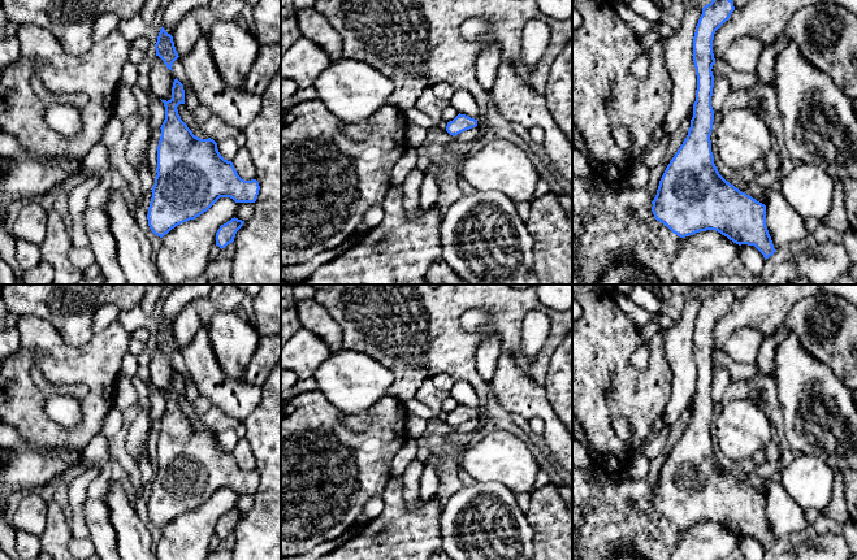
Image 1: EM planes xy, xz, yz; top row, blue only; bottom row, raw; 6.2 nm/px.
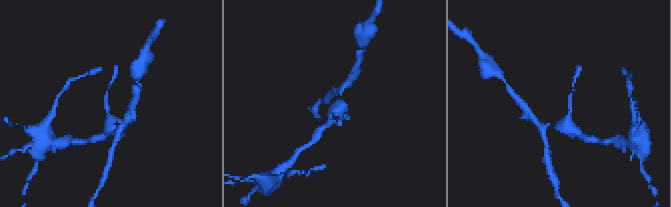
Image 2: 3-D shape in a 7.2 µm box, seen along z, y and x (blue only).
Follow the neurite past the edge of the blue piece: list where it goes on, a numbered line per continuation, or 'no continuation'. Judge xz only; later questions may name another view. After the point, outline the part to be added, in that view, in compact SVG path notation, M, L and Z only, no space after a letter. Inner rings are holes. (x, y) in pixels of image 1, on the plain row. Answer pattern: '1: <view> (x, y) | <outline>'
no continuation

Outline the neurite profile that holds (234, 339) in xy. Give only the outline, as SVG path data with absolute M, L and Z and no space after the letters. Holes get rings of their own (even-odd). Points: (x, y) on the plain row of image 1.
M217 312L208 322L208 334L224 375L242 382L261 339L257 329L235 312Z

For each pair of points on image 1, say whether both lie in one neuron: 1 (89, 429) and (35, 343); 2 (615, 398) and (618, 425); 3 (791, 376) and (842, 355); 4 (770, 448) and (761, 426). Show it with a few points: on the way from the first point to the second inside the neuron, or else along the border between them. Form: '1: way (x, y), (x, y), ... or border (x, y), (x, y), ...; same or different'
1: way (94, 403), (94, 385), (73, 364), (61, 364); same
2: border (611, 422), (624, 419), (631, 432), (640, 439); different
3: border (800, 343), (808, 352), (822, 361), (843, 385); different
4: border (771, 439), (764, 447); different

